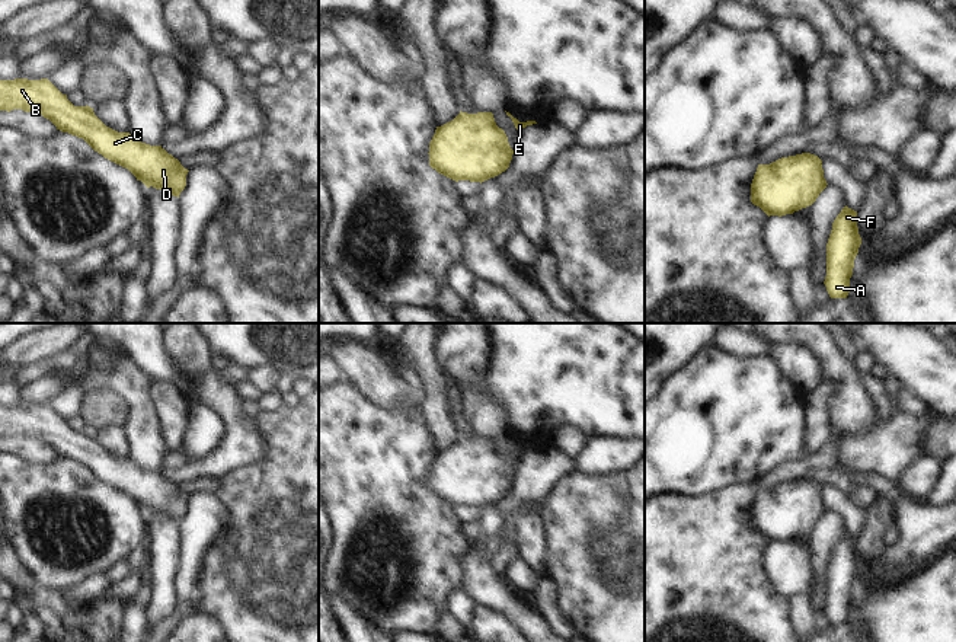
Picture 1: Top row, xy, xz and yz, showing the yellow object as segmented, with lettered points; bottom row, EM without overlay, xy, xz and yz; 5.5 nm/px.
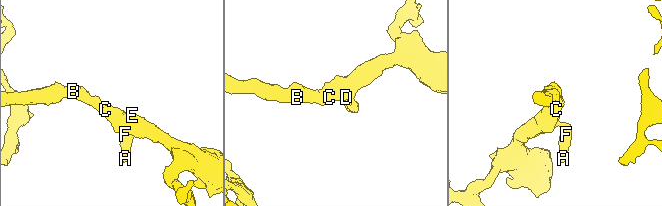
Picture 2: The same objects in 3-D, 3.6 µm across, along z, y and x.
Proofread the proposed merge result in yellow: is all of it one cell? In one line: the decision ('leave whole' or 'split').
leave whole

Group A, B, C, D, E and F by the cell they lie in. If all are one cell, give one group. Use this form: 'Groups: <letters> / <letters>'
Groups: A B C D E F

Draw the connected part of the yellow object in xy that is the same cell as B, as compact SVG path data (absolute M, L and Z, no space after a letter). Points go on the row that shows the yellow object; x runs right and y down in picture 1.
M48 79L0 80L0 111L22 109L49 119L57 130L83 138L105 159L128 169L147 188L173 197L186 186L188 169L162 146L138 141L106 127L90 106L74 106Z

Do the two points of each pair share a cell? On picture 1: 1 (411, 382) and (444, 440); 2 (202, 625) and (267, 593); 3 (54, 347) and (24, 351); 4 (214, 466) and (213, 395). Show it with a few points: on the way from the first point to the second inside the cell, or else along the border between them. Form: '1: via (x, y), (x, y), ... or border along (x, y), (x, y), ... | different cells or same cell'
1: border along (408, 367), (421, 386), (419, 403) | different cells
2: border along (198, 609), (210, 613), (221, 626) | different cells
3: via (47, 347), (31, 350) | same cell
4: via (232, 449), (230, 412) | same cell

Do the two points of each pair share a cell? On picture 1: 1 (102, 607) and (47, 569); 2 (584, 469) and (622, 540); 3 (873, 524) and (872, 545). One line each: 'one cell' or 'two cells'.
1: two cells
2: two cells
3: one cell

